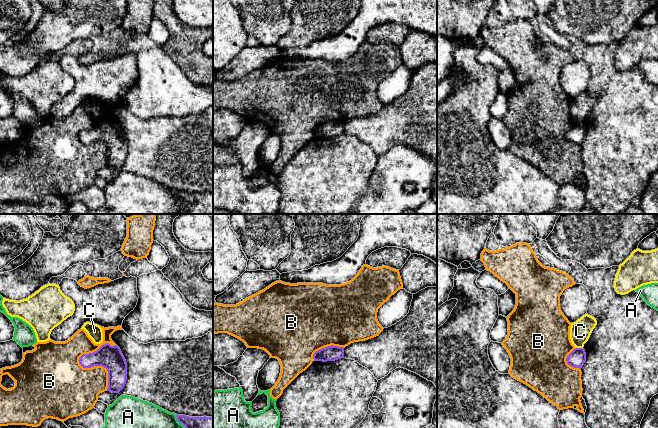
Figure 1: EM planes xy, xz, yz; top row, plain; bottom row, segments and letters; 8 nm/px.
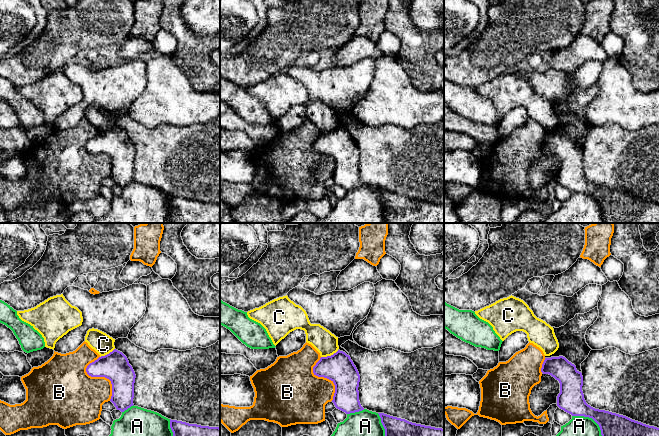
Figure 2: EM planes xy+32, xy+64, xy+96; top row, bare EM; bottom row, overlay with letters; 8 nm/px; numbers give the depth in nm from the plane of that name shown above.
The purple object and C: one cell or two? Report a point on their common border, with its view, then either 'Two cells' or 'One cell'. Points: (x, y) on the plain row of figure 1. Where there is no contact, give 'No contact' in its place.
Touches purple at yz (579, 124). Two cells

